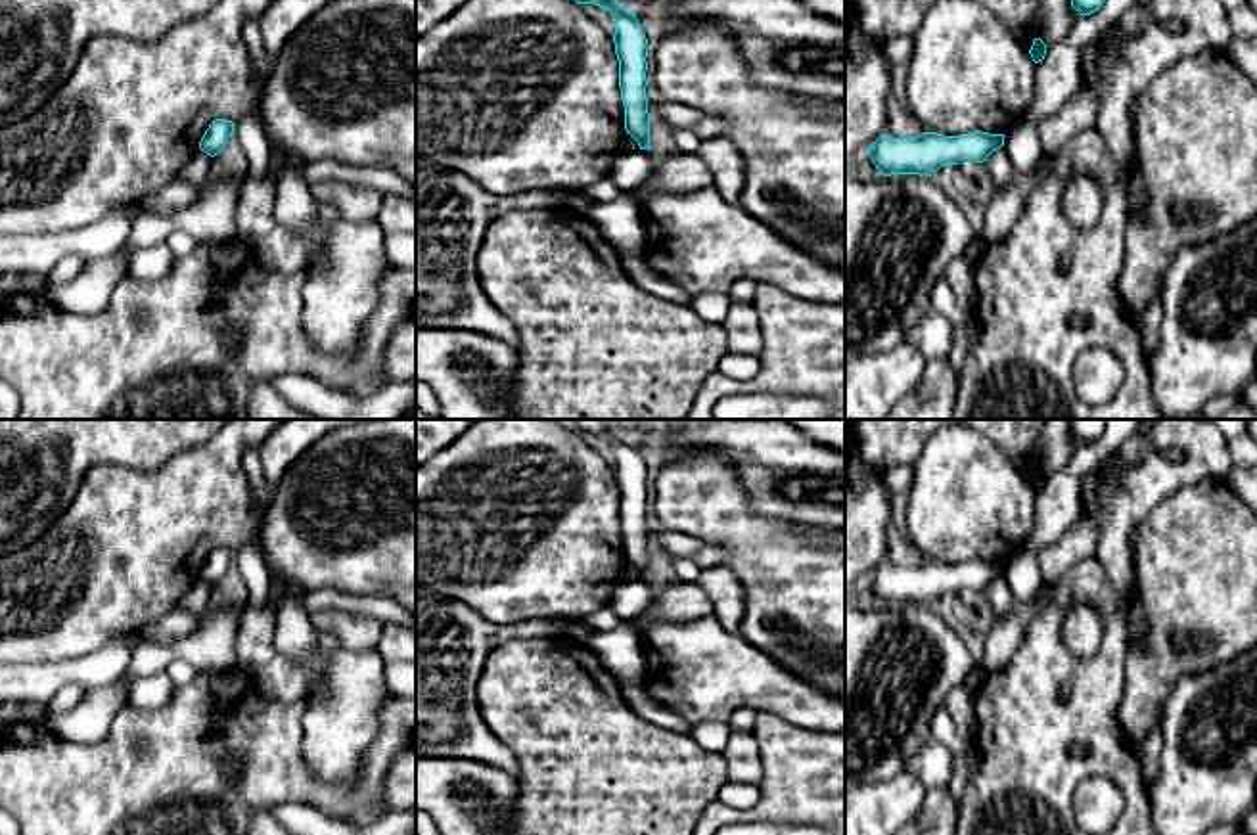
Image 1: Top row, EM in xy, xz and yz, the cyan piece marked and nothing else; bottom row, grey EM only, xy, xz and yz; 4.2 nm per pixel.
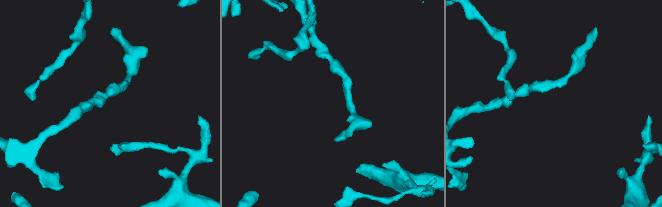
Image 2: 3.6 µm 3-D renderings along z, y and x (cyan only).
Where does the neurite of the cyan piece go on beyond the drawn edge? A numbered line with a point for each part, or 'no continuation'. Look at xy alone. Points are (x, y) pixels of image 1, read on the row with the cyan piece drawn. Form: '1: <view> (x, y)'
no continuation

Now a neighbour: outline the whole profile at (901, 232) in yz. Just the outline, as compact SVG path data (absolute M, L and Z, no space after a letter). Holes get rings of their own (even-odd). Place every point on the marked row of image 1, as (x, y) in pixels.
M845 165L845 362L893 350L931 310L933 285L952 260L966 255L971 239L973 232L960 203L931 176L891 174L876 180L858 167Z

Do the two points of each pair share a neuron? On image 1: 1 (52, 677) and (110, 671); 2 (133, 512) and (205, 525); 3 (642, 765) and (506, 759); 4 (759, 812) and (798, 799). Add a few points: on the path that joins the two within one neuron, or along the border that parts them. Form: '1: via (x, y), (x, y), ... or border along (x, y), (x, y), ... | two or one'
1: via (66, 673), (96, 671) | one
2: via (150, 521), (188, 521) | one
3: border along (487, 724), (512, 753), (516, 774) | two
4: via (769, 809), (780, 799), (788, 799) | one

